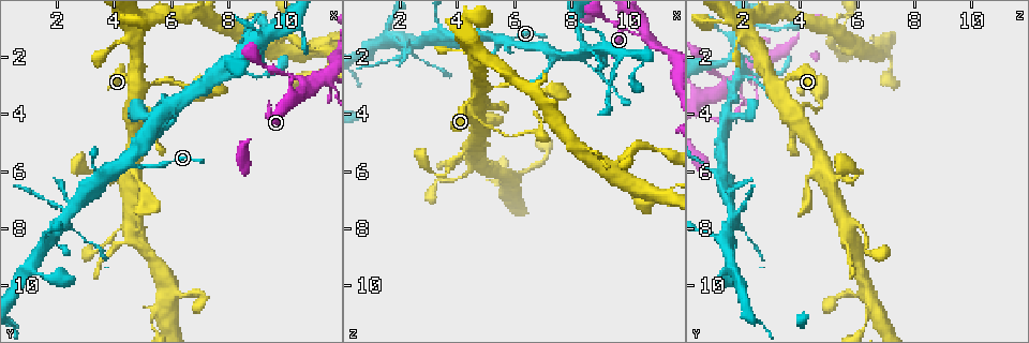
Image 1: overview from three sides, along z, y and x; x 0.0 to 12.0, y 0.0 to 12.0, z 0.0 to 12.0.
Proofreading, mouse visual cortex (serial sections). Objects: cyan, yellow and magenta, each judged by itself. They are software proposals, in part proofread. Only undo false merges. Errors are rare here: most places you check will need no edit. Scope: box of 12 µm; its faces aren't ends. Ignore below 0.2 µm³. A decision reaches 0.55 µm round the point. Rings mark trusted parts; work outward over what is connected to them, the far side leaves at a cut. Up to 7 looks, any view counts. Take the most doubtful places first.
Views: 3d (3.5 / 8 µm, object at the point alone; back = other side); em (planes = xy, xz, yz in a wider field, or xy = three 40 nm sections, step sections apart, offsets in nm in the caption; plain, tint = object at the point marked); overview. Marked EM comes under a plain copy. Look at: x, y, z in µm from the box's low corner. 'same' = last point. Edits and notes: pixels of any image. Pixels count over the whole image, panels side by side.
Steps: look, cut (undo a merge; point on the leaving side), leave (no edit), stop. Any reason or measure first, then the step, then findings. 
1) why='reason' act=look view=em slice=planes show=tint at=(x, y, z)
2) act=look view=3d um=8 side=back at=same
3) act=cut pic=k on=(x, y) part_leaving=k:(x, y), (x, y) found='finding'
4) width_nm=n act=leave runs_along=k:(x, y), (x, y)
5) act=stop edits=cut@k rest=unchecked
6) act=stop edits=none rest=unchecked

why='thin arm on a thick one' act=look view=3d um=3.5 at=(4.7, 3.8, 4.0)

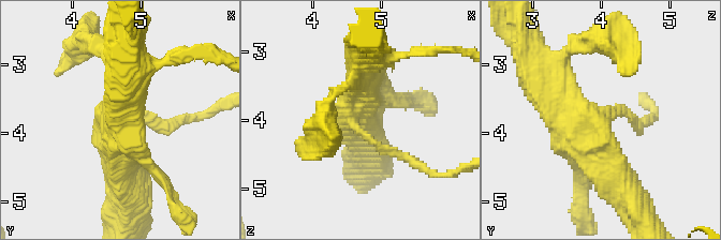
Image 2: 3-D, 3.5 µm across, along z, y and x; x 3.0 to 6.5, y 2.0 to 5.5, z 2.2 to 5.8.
why='now the EM' act=look view=em slice=xy step=5 show=tint at=(4.60, 3.85, 3.95)

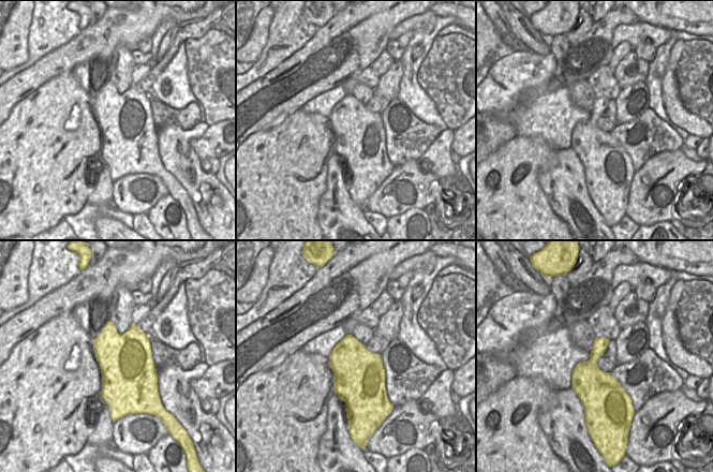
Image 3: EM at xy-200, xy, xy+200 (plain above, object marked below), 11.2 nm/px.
act=leave runs_along=2:(541, 68), (541, 85), (627, 193) found='one cell here'

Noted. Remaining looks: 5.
why='three arms meet' act=look view=3d um=3.5 at=(1.7, 8.4, 1.4)

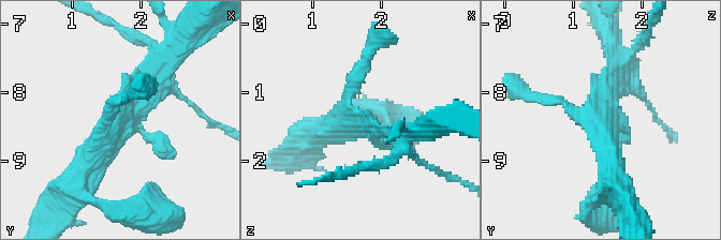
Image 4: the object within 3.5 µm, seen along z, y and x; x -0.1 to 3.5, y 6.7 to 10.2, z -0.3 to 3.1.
why='shape alone is not enough' act=look view=em slice=xy step=3 show=tint at=(1.65, 8.30, 1.40)

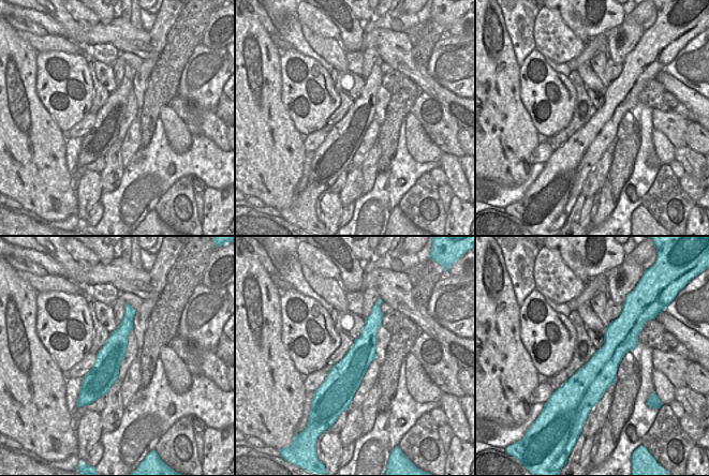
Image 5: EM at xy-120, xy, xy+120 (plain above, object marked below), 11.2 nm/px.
act=leave runs_along=4:(163, 59), (120, 108), (81, 174) found='all the same cell'

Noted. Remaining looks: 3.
why='thick turns thin' act=look view=em slice=xy step=2 show=tint at=(11.3, 2.8, 1.8)

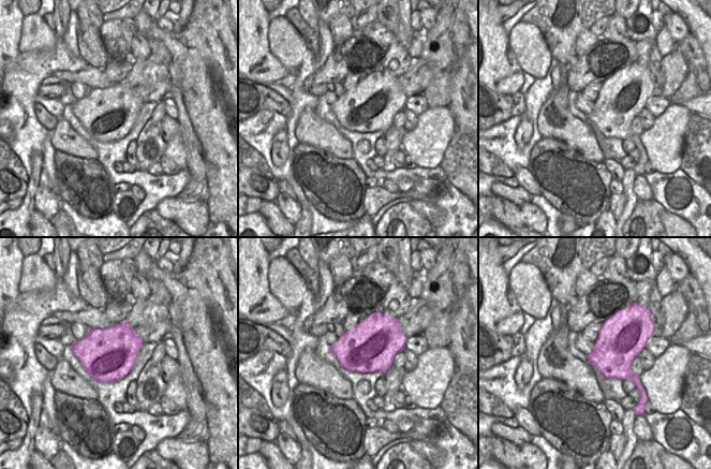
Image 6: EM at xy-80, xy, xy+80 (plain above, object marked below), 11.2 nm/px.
why='wider look' act=look view=3d um=3.5 at=same

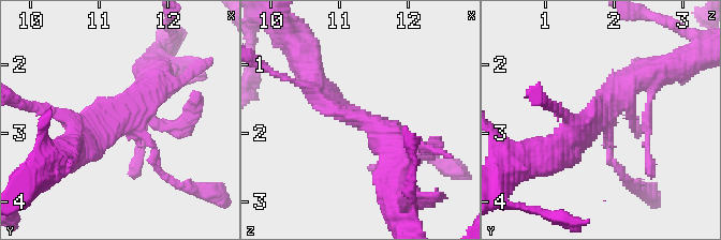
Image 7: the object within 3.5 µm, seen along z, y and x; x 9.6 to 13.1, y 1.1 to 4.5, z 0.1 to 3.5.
arms=4 act=leave runs_along=7:(314, 83), (397, 148), (397, 162) found='all the same cell'

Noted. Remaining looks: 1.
act=stop edits=none rest=unchecked

